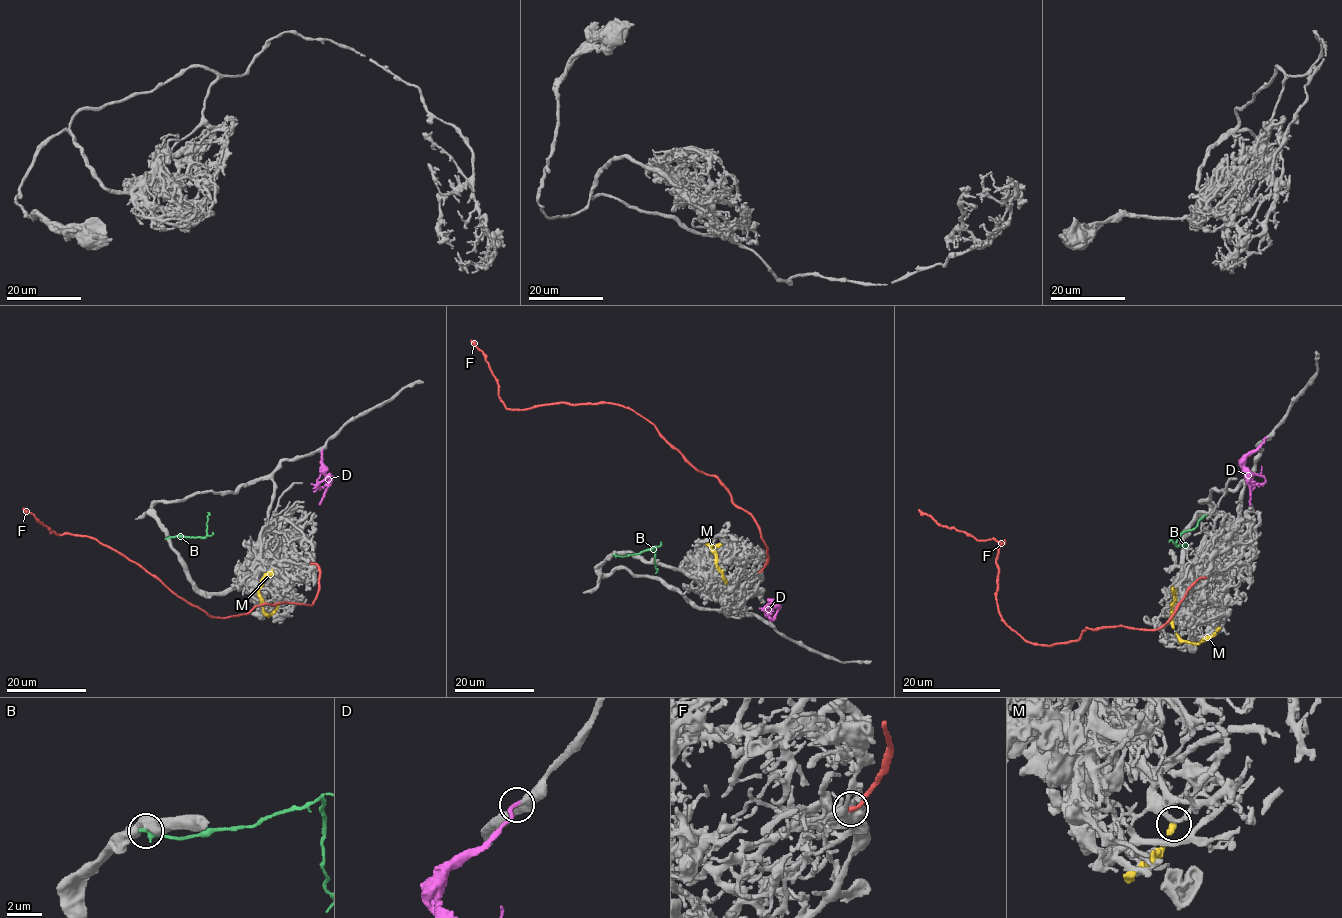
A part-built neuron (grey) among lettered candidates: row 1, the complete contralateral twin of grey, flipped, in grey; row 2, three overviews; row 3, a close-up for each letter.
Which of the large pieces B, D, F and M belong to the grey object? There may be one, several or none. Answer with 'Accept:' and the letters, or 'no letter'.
Accept: D

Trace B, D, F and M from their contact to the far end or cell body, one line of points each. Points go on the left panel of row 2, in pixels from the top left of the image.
B: (166, 538), (206, 536), (207, 512)
D: (322, 450), (329, 487), (319, 504)
F: (311, 563), (320, 572), (312, 605), (267, 604), (212, 618), (117, 552), (92, 538), (51, 533), (23, 508)
M: (278, 604), (268, 616), (259, 588), (260, 583), (274, 573)

